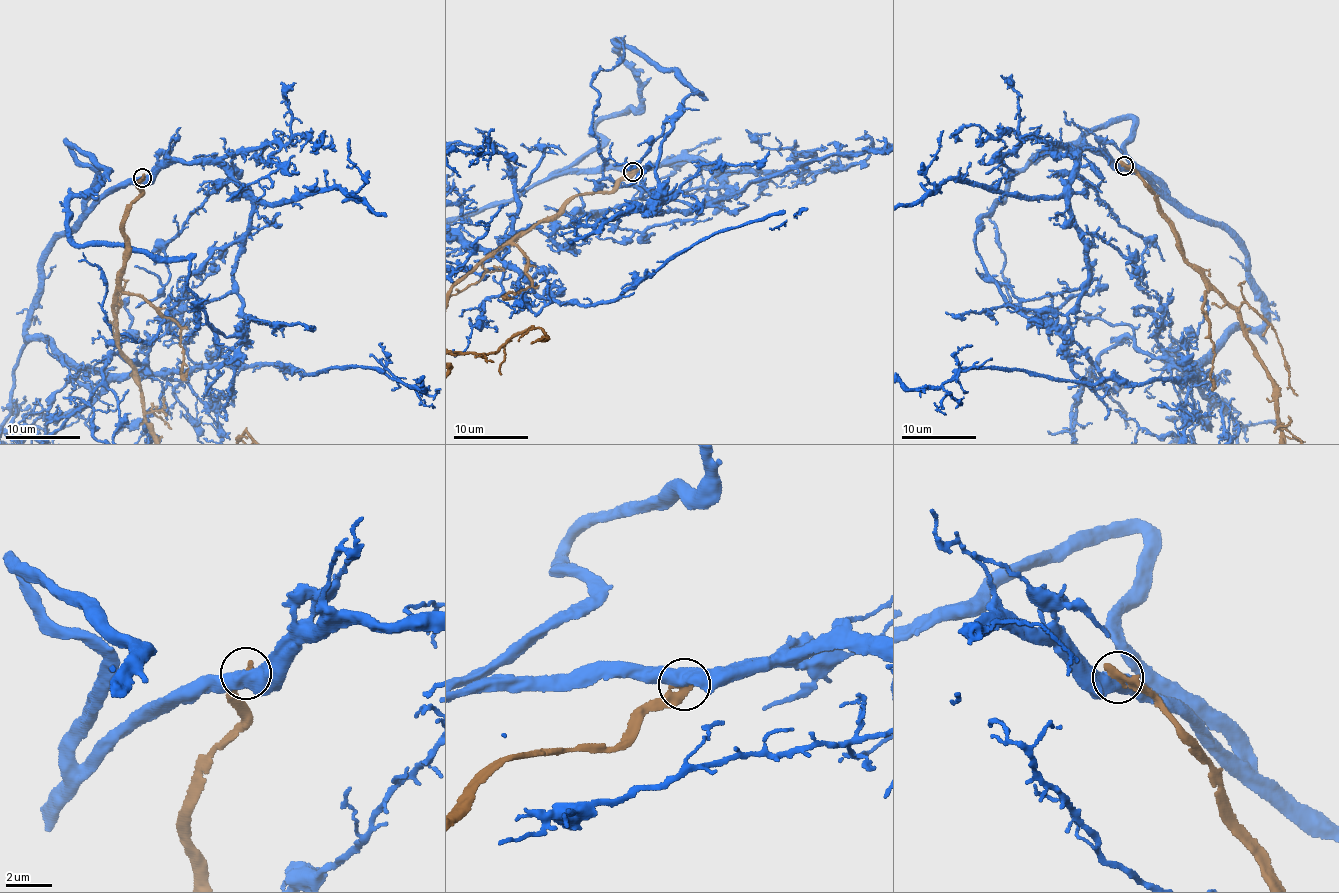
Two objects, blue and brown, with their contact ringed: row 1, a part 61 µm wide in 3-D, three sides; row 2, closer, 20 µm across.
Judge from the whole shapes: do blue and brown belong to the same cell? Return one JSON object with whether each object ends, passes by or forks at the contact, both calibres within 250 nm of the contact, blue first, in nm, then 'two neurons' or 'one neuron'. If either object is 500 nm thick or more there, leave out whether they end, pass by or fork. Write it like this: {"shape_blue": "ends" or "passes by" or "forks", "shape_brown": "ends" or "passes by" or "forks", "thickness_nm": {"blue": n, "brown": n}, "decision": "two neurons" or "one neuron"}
{"thickness_nm": {"blue": 550, "brown": 400}, "decision": "two neurons"}

